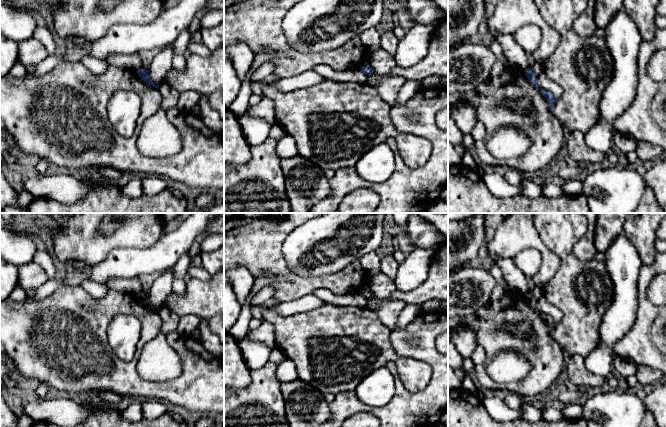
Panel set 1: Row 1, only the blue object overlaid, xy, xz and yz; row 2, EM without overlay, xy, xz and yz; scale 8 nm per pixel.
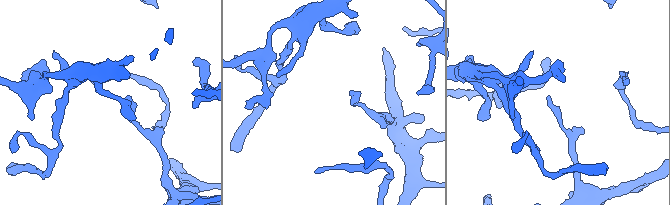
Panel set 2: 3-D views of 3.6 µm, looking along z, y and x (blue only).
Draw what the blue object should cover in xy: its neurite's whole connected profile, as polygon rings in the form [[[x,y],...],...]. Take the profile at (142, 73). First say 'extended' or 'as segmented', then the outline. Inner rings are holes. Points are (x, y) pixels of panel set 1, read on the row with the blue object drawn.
as segmented; [[[141,69],[137,71],[138,75],[141,77],[141,79],[146,82],[147,84],[149,84],[150,86],[153,86],[157,89],[159,89],[159,86],[155,85],[149,78],[148,73],[147,73],[147,69]]]

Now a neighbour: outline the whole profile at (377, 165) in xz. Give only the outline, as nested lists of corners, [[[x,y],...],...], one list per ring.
[[[386,142],[372,147],[355,164],[357,173],[371,183],[387,181],[395,171],[395,154]]]

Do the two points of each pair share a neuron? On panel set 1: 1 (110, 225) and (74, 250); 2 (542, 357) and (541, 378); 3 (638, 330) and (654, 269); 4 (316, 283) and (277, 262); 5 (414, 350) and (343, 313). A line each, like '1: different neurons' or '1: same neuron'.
1: different neurons
2: same neuron
3: same neuron
4: same neuron
5: different neurons

